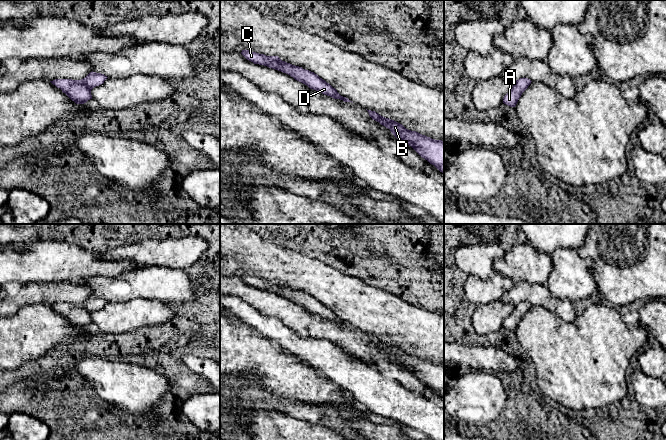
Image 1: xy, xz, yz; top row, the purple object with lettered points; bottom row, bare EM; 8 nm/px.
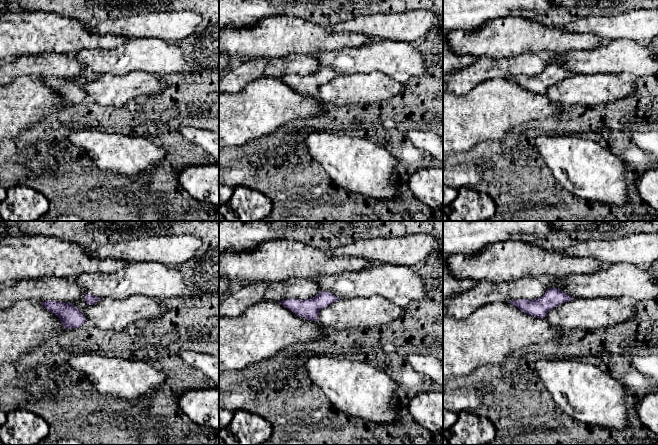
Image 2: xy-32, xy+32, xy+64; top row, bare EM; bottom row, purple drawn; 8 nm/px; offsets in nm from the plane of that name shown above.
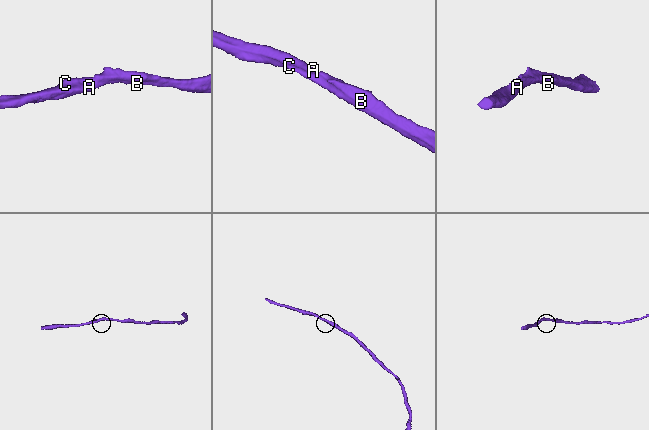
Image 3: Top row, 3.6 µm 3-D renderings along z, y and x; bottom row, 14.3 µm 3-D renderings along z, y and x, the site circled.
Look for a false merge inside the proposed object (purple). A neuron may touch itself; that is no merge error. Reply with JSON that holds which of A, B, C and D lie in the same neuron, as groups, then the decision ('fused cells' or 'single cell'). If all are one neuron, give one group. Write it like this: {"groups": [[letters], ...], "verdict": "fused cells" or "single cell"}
{"groups": [["A", "B", "C", "D"]], "verdict": "single cell"}

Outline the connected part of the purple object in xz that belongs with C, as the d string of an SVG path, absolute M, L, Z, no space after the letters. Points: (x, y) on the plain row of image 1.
M246 273L242 274L241 278L254 288L264 289L290 299L295 304L307 309L310 313L316 314L334 323L352 326L348 322L341 320L335 312L314 296L282 285L278 280L266 280Z

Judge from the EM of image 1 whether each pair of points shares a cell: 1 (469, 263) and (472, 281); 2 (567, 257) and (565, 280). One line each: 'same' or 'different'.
1: different
2: same

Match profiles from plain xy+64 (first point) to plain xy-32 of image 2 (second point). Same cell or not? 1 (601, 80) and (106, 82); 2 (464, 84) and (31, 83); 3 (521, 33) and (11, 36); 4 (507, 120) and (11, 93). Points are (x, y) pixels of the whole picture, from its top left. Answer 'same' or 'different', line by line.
1: same
2: different
3: same
4: same

